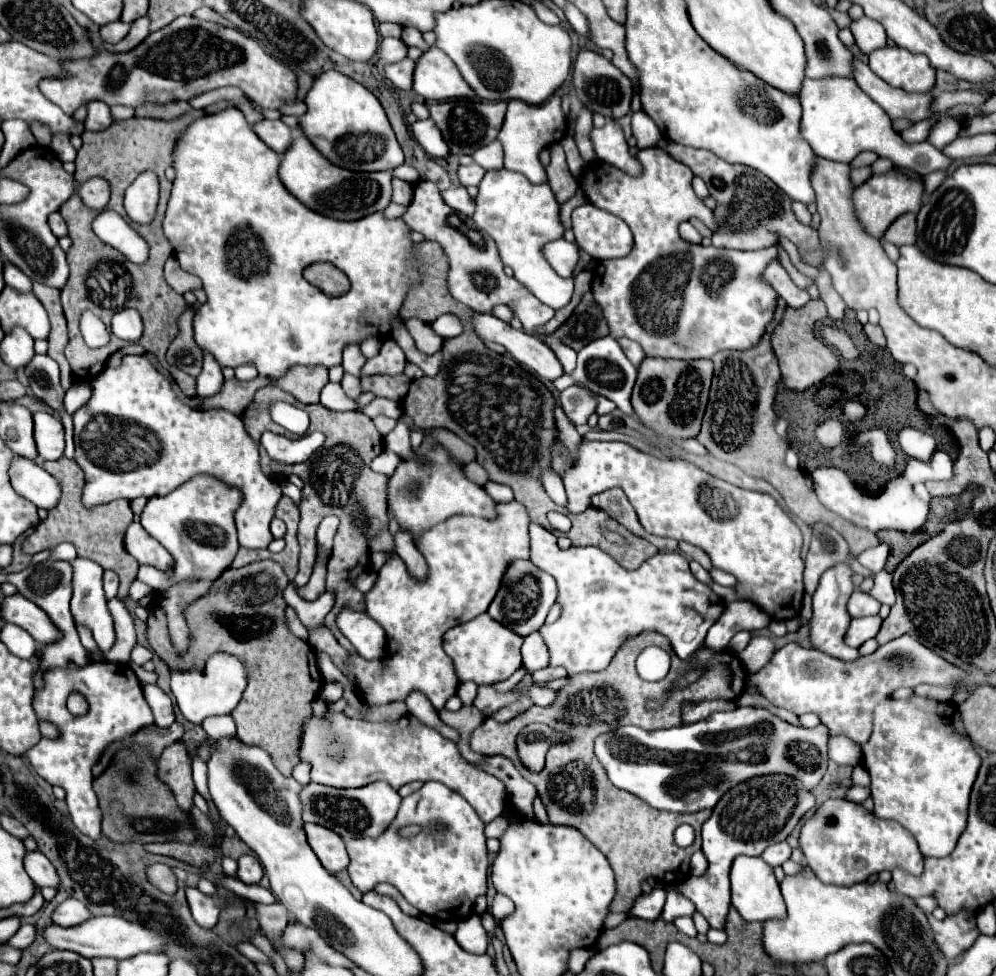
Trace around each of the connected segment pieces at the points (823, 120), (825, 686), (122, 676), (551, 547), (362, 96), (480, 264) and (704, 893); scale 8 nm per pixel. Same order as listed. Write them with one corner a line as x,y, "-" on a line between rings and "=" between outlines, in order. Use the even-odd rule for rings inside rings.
822,78
822,80
804,80
800,90
802,102
802,136
818,156
834,162
850,162
864,152
871,150
879,157
889,158
896,166
914,170
916,174
930,174
936,170
948,170
952,160
938,148
928,142
908,144
892,128
886,112
874,104
854,80
848,78
=
900,636
896,640
886,642
884,646
878,646
878,650
874,654
868,656
860,656
854,662
842,662
838,658
832,658
820,650
810,650
810,648
802,648
796,642
786,644
784,648
780,648
778,652
774,652
772,660
756,674
748,676
748,684
752,682
754,686
760,688
762,696
778,708
786,708
790,712
794,712
796,716
802,716
806,712
814,712
820,722
824,726
828,726
830,734
844,734
848,738
852,738
856,744
864,744
870,738
872,732
872,714
874,708
878,706
878,702
886,700
894,690
898,688
916,688
920,684
932,684
932,686
954,686
962,680
966,680
970,674
950,662
946,662
942,656
934,654
930,648
926,648
924,644
920,644
918,640
914,640
912,636
=
112,662
66,666
66,670
58,670
54,666
46,672
46,686
42,686
42,694
34,694
32,706
36,716
50,718
50,722
58,726
60,734
54,740
42,738
34,748
26,752
26,758
30,760
36,774
42,776
48,784
64,788
74,826
90,838
100,838
102,814
93,787
90,787
90,768
98,764
106,746
122,742
128,736
136,734
142,726
154,722
134,670
126,664
-
72,692
78,692
86,698
88,712
84,716
74,716
68,712
66,698
=
530,524
530,560
540,570
546,570
554,576
558,584
558,604
562,606
560,618
540,628
540,634
550,650
550,666
562,666
568,670
568,674
578,672
598,672
604,670
614,654
618,652
618,646
624,640
630,640
642,632
658,632
666,634
666,638
672,640
672,648
678,654
678,658
686,660
692,652
696,652
704,638
708,628
718,620
718,616
724,610
722,600
700,582
700,602
696,592
696,578
692,576
688,568
688,560
676,552
664,552
656,554
650,560
646,560
638,570
624,570
614,558
610,558
606,552
594,546
570,546
568,550
560,550
556,544
556,536
548,530
544,530
538,524
=
328,70
314,78
304,102
308,110
300,116
300,130
332,164
354,172
378,172
394,170
404,162
402,148
378,98
362,84
=
420,180
414,186
412,204
404,212
402,218
406,220
406,224
412,230
420,232
426,240
438,242
442,246
444,254
448,256
448,264
450,264
448,290
454,300
470,306
476,312
490,312
492,306
506,304
518,314
524,330
534,336
538,336
534,332
534,328
540,324
546,324
554,316
554,310
550,306
542,304
526,286
522,286
514,276
504,272
504,264
498,256
494,240
488,234
480,232
474,226
472,218
458,214
456,210
446,206
446,202
442,200
440,190
438,190
438,186
434,186
434,182
=
760,776
734,786
714,806
712,816
702,826
702,852
708,860
708,870
700,878
690,876
678,884
678,890
696,904
710,928
722,930
726,924
726,914
730,910
728,872
732,860
740,854
760,856
770,844
786,840
804,812
814,806
814,796
800,786
798,780
788,776

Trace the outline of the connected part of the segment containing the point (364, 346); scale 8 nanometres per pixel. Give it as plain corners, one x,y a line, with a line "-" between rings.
366,338
366,340
360,344
360,350
362,350
362,354
364,354
366,358
372,358
372,356
378,354
380,346
382,346
380,338

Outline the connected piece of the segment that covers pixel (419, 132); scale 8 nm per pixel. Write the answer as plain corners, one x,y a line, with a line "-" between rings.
430,118
428,120
416,120
410,128
412,128
414,138
426,150
428,156
432,156
432,158
446,158
448,156
448,146
442,140
440,130
436,128
436,124

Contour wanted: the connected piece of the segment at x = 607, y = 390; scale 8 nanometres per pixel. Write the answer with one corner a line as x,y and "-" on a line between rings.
606,336
606,338
598,338
598,340
594,340
594,342
588,342
588,344
578,352
578,366
576,366
576,370
574,370
570,376
564,374
562,378
558,378
558,380
554,382
554,386
556,386
558,390
564,390
564,388
568,388
568,386
572,386
572,384
578,384
578,382
580,382
580,384
586,384
592,392
596,392
596,394
612,400
624,414
630,414
630,416
632,416
634,412
632,412
632,406
630,406
630,394
632,394
634,380
636,380
636,368
634,368
634,366
630,364
630,360
624,356
620,344
618,344
614,338

